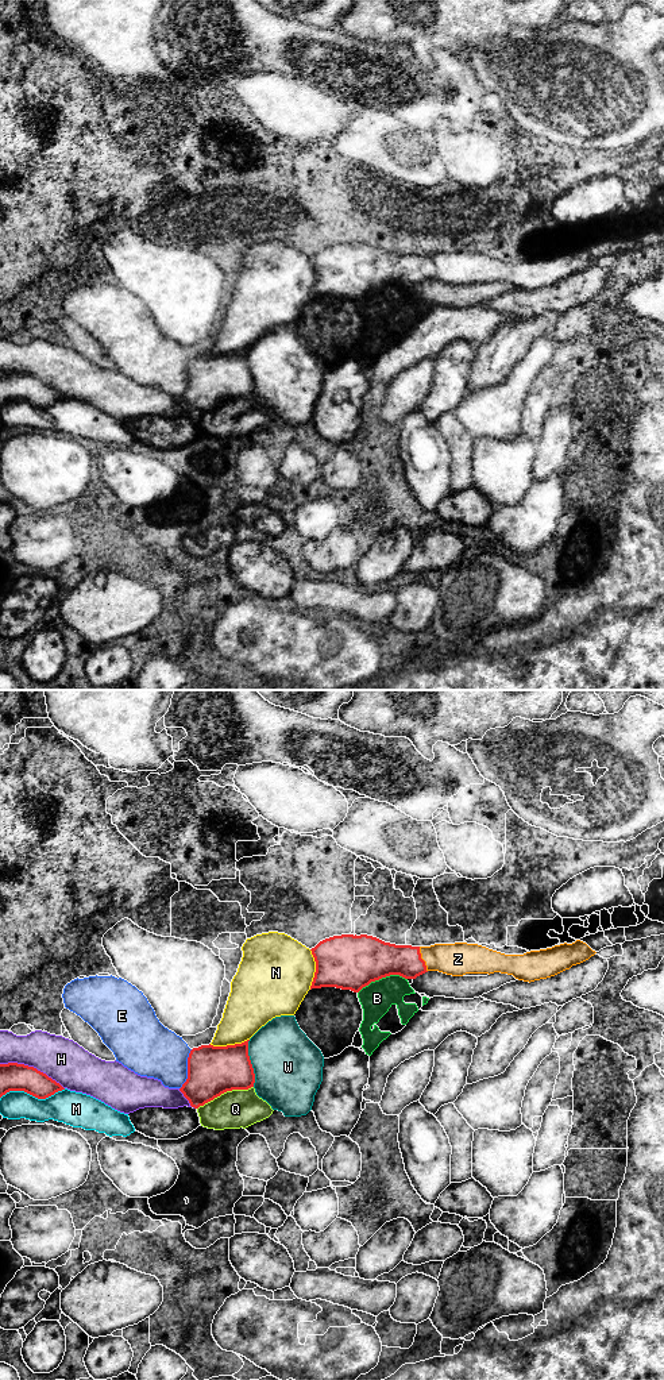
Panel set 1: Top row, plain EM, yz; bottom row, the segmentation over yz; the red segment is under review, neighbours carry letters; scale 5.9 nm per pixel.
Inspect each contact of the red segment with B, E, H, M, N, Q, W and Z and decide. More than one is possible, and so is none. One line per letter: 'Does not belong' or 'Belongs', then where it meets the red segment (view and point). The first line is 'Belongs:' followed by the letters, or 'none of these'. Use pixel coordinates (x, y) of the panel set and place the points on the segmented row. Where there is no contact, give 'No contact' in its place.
Belongs: Z
B: Does not belong. Touches red at yz (382, 976)
E: Does not belong. Touches red at yz (188, 1070)
H: Does not belong. Touches red at yz (33, 1067)
M: Does not belong. Touches red at yz (33, 1095)
N: Does not belong. Touches red at yz (316, 970)
Q: Does not belong. Touches red at yz (224, 1091)
W: Does not belong. Touches red at yz (250, 1063)
Z: Belongs. Touches red at yz (421, 959)

